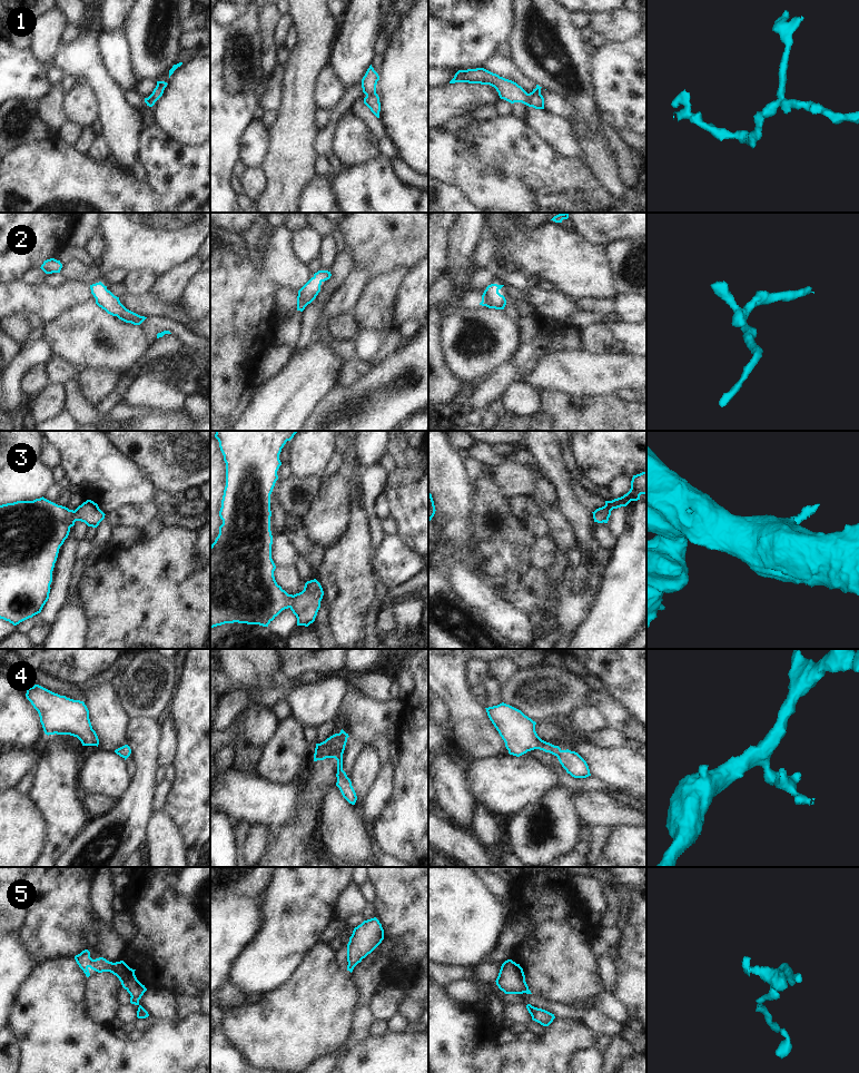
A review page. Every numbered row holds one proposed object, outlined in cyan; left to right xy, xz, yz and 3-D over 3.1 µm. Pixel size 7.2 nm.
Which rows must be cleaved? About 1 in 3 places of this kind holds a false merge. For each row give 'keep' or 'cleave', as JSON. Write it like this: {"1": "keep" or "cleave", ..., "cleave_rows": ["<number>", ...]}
{"1": "cleave", "2": "keep", "3": "keep", "4": "keep", "5": "keep", "cleave_rows": ["1"]}

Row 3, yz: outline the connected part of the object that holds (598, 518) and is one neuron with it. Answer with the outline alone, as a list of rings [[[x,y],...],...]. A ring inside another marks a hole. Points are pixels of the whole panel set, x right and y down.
[[[646,472],[633,475],[630,491],[621,498],[605,501],[605,505],[596,509],[593,513],[594,522],[608,523],[613,509],[626,506],[631,501],[640,500],[640,495],[646,495]]]

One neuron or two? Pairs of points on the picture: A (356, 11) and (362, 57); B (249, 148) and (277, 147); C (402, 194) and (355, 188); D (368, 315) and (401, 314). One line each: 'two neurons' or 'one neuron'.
A: one neuron
B: two neurons
C: one neuron
D: two neurons

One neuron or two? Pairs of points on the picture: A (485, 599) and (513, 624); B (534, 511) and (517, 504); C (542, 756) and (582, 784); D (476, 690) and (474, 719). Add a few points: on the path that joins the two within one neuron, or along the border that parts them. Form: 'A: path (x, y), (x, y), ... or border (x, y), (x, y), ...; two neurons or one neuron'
A: path (492, 606), (506, 619); one neuron
B: path (530, 511), (522, 507); one neuron
C: path (552, 765), (572, 784); one neuron
D: border (469, 687), (475, 700), (484, 707); two neurons

